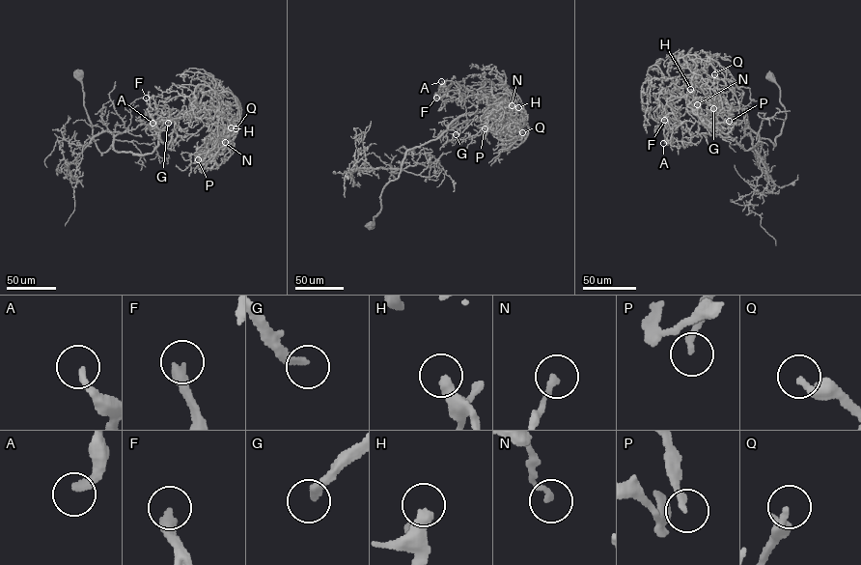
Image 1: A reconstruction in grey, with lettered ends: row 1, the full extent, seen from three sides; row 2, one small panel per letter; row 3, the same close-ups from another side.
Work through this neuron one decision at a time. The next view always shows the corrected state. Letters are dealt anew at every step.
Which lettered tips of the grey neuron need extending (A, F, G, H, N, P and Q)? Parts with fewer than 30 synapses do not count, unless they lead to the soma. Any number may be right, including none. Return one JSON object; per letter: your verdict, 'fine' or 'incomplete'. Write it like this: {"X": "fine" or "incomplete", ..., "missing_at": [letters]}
{"A": "incomplete", "F": "incomplete", "G": "incomplete", "H": "fine", "N": "fine", "P": "fine", "Q": "fine", "missing_at": ["A", "F", "G"]}

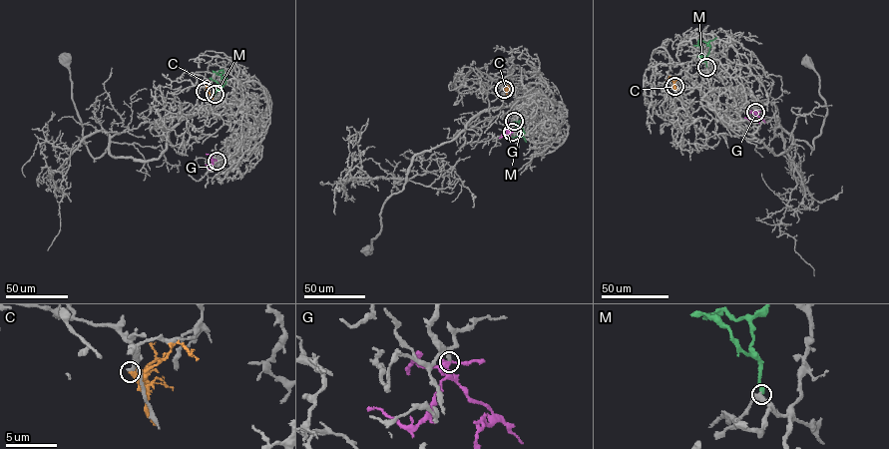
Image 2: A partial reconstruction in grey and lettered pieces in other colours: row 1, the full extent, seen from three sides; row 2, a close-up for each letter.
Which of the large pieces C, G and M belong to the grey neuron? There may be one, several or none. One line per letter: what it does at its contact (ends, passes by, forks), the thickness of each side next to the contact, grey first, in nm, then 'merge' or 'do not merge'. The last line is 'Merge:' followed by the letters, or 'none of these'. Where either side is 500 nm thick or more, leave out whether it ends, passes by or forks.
C: it ends there; 340 nm thick on the grey side, 380 nm on the other; do not merge
G: it ends there; 200 nm thick on the grey side, 320 nm on the other; merge
M: it ends there; 400 nm thick on the grey side, 320 nm on the other; merge
Merge: G, M

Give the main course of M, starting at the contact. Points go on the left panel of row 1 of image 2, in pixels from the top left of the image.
M: (215, 94), (225, 83), (221, 76), (222, 71), (220, 70)

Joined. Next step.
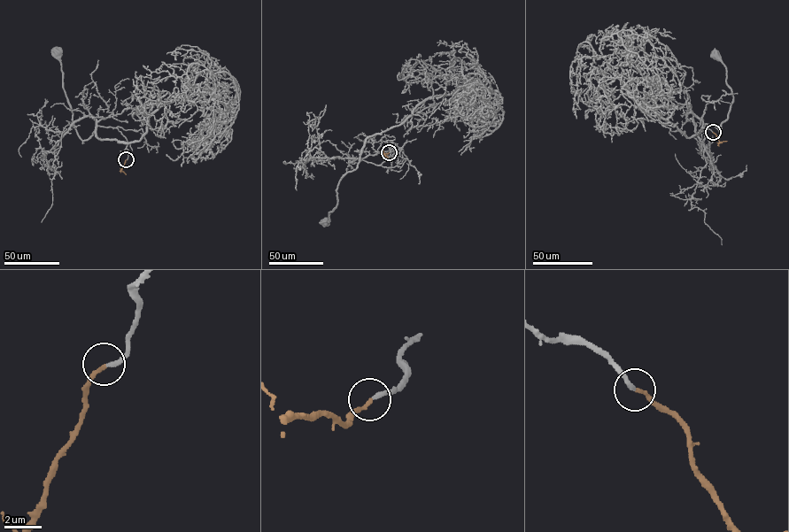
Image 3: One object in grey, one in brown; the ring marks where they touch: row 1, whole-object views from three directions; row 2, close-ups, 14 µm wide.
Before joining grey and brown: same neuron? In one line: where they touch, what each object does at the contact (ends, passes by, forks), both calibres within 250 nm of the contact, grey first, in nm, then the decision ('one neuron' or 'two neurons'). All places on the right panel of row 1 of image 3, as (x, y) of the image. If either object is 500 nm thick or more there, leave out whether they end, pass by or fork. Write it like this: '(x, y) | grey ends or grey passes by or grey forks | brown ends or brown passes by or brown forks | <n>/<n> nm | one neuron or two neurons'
(713, 132) | grey ends | brown ends | 240/190 nm | one neuron

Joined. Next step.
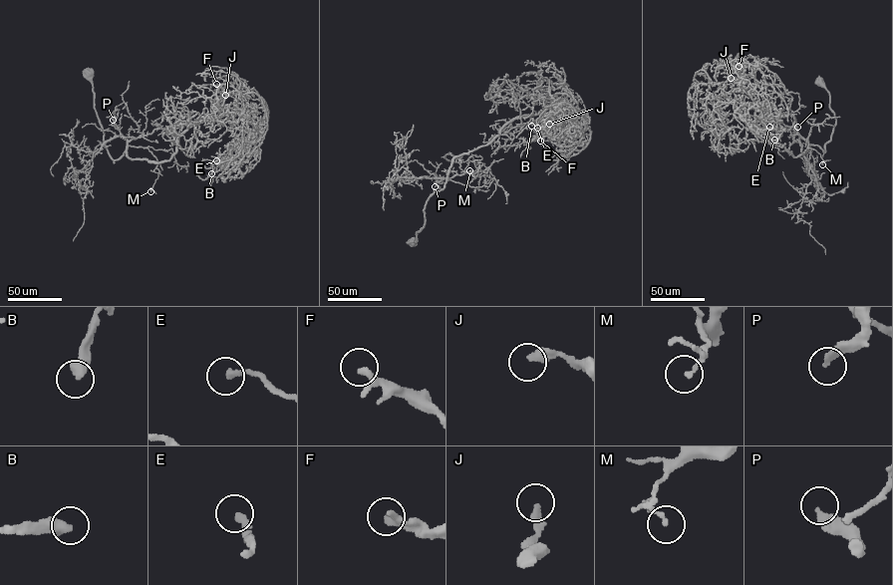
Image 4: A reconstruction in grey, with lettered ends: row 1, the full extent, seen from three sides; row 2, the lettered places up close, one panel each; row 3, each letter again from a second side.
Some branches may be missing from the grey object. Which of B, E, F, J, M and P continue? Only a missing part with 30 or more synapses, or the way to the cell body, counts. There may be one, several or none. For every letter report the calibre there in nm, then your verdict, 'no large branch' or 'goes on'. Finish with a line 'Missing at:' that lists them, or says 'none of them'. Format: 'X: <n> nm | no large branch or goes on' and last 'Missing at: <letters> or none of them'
B: 480 nm | goes on
E: 240 nm | no large branch
F: 220 nm | no large branch
J: 320 nm | no large branch
M: 110 nm | no large branch
P: 240 nm | goes on
Missing at: B, P

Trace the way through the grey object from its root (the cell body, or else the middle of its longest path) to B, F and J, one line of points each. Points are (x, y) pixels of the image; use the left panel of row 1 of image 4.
B: (89, 73), (114, 159), (125, 151), (168, 159), (190, 127), (225, 115), (243, 147), (211, 173)
F: (89, 73), (115, 159), (169, 159), (190, 127), (226, 109), (216, 84)
J: (89, 73), (114, 159), (125, 151), (169, 159), (190, 127), (226, 109), (225, 95)

